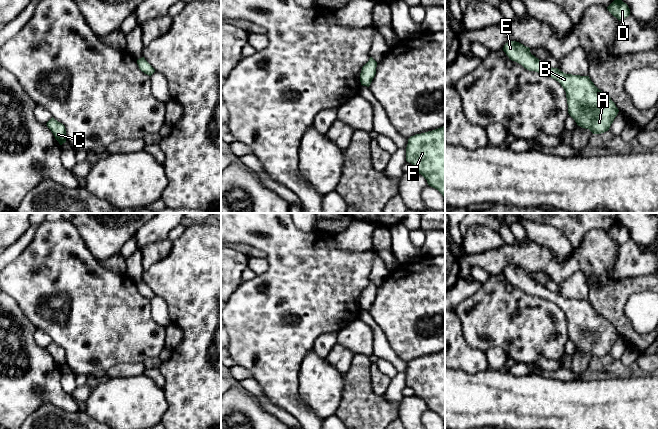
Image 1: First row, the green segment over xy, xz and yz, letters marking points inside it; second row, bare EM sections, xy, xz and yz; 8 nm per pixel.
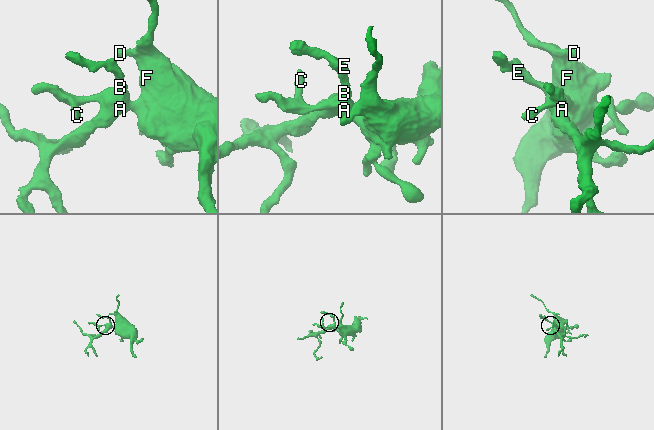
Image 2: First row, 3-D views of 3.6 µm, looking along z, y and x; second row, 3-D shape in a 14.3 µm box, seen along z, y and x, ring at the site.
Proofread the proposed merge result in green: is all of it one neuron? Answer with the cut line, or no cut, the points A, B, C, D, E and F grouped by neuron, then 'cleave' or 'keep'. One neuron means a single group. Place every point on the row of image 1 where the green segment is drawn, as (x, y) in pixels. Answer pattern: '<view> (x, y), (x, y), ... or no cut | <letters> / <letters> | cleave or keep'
no cut | A B C D E F | keep

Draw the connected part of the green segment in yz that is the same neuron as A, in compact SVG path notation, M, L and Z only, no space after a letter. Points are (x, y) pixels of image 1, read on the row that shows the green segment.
M508 41L503 51L510 60L521 64L525 69L558 81L566 92L568 113L578 126L589 129L593 134L609 130L619 110L589 76L566 74L558 68L552 68L532 55L529 47L516 41Z

